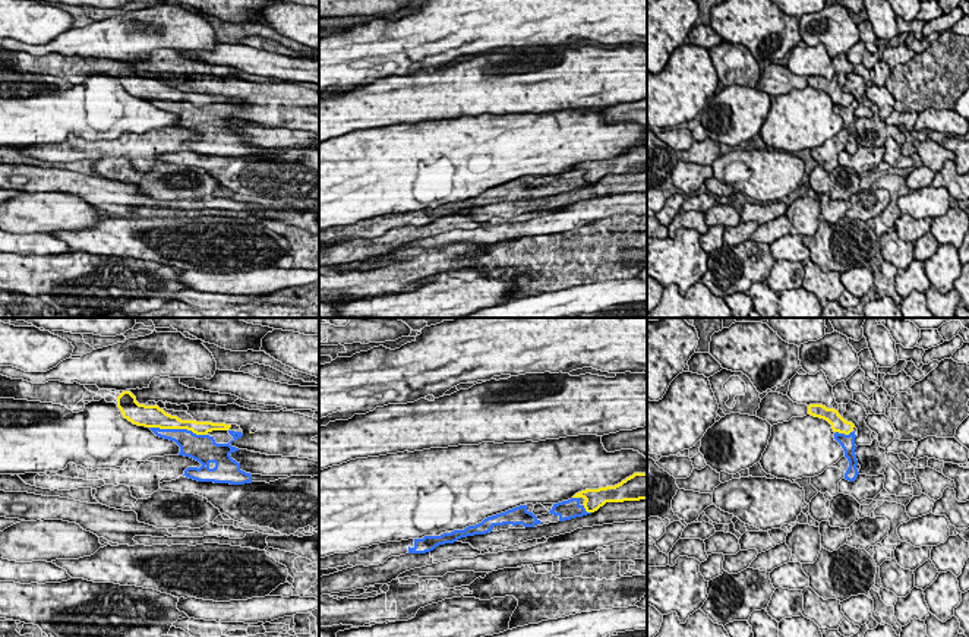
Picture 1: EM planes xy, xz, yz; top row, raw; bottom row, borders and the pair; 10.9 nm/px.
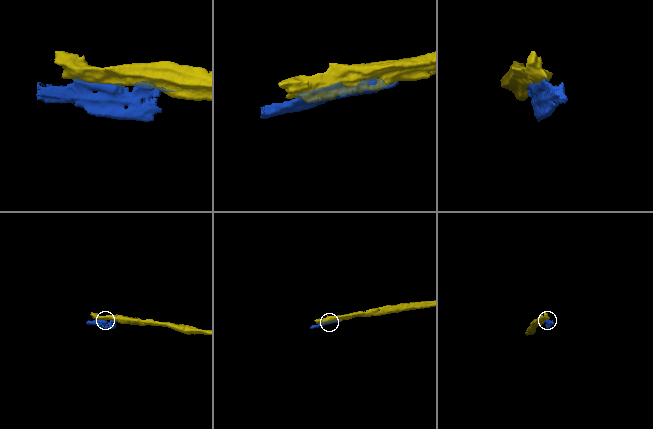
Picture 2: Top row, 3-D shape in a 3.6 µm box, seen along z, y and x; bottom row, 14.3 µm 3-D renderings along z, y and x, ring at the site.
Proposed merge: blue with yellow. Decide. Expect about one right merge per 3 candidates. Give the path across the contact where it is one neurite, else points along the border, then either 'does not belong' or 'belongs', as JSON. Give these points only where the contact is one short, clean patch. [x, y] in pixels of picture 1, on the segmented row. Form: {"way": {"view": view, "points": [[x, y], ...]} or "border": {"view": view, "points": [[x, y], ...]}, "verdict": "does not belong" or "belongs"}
{"verdict": "does not belong"}

